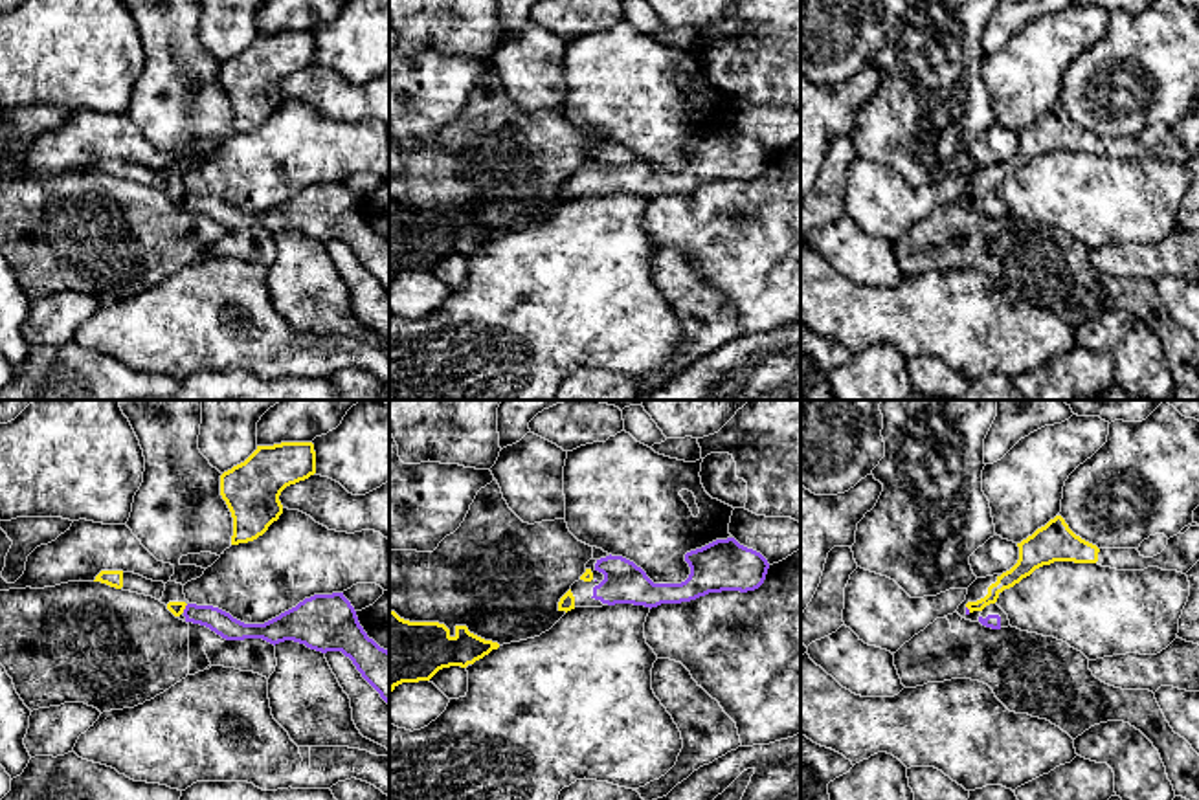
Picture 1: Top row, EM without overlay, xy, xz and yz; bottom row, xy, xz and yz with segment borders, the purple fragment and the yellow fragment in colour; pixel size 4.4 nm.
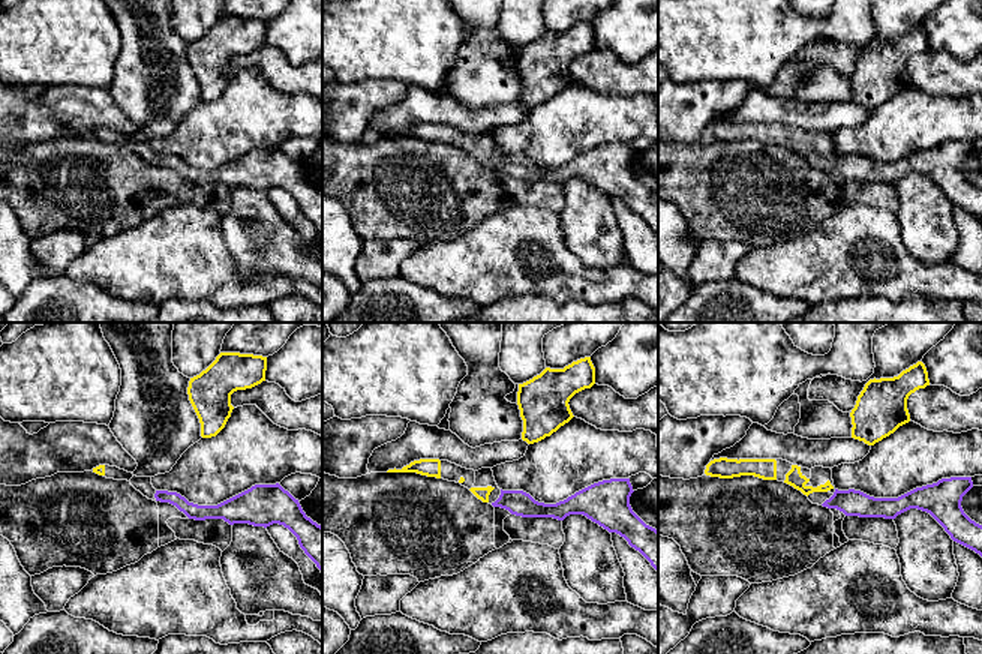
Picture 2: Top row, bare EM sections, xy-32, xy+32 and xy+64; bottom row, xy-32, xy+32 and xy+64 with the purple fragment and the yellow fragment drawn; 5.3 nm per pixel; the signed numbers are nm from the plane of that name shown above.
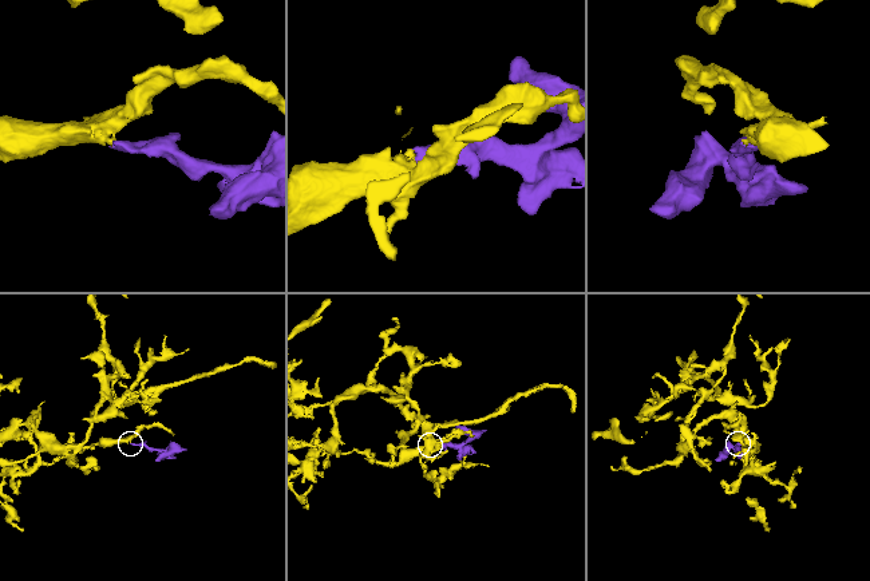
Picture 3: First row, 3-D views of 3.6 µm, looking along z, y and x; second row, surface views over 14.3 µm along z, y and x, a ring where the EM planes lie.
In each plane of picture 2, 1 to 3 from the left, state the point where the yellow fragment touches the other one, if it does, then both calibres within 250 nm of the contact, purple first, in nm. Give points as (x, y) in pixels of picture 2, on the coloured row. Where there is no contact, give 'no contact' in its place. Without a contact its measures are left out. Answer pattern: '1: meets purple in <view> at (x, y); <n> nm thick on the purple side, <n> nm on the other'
1: no contact
2: no contact
3: no contact

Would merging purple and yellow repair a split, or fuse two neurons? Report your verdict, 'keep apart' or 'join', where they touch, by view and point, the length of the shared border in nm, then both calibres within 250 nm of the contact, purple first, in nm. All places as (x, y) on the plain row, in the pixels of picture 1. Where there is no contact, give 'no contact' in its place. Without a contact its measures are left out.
join; contact xy (186, 197); length 50 nm; calibres 100 and 60 nm

